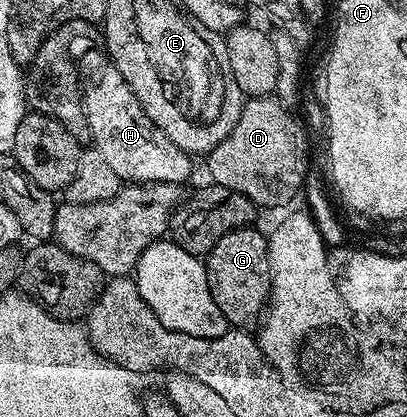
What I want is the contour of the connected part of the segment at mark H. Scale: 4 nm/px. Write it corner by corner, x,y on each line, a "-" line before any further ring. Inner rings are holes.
101,48
98,49
88,50
82,57
82,65
80,61
80,73
84,78
82,106
88,119
93,148
100,151
102,158
112,166
112,171
116,171
116,175
122,178
123,182
140,185
168,183
181,186
182,181
186,181
190,177
191,154
176,147
176,143
172,143
172,139
168,139
168,135
164,135
164,131
160,131
156,127
156,123
152,123
152,119
148,119
144,107
140,107
140,103
136,99
132,87
128,87
124,75
120,75
120,71
109,56

